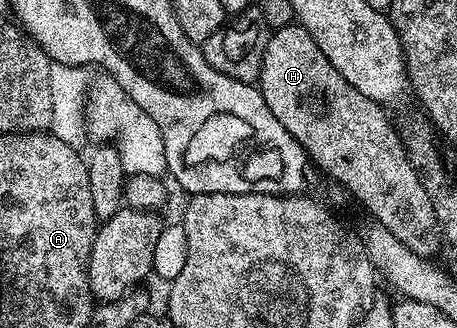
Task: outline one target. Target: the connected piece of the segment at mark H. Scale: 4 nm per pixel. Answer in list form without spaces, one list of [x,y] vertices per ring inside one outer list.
[[[295,22],[270,33],[257,82],[269,110],[273,110],[273,118],[277,118],[277,122],[281,122],[281,126],[293,134],[295,141],[306,150],[312,165],[315,163],[325,175],[343,184],[344,190],[353,199],[363,203],[364,210],[368,212],[366,215],[389,230],[413,254],[426,258],[435,256],[433,254],[441,245],[441,240],[437,235],[433,202],[429,194],[425,194],[418,170],[413,162],[409,162],[398,127],[394,123],[391,125],[390,118],[383,113],[386,112],[384,105],[365,98],[365,94],[353,89],[321,53],[312,35]]]

